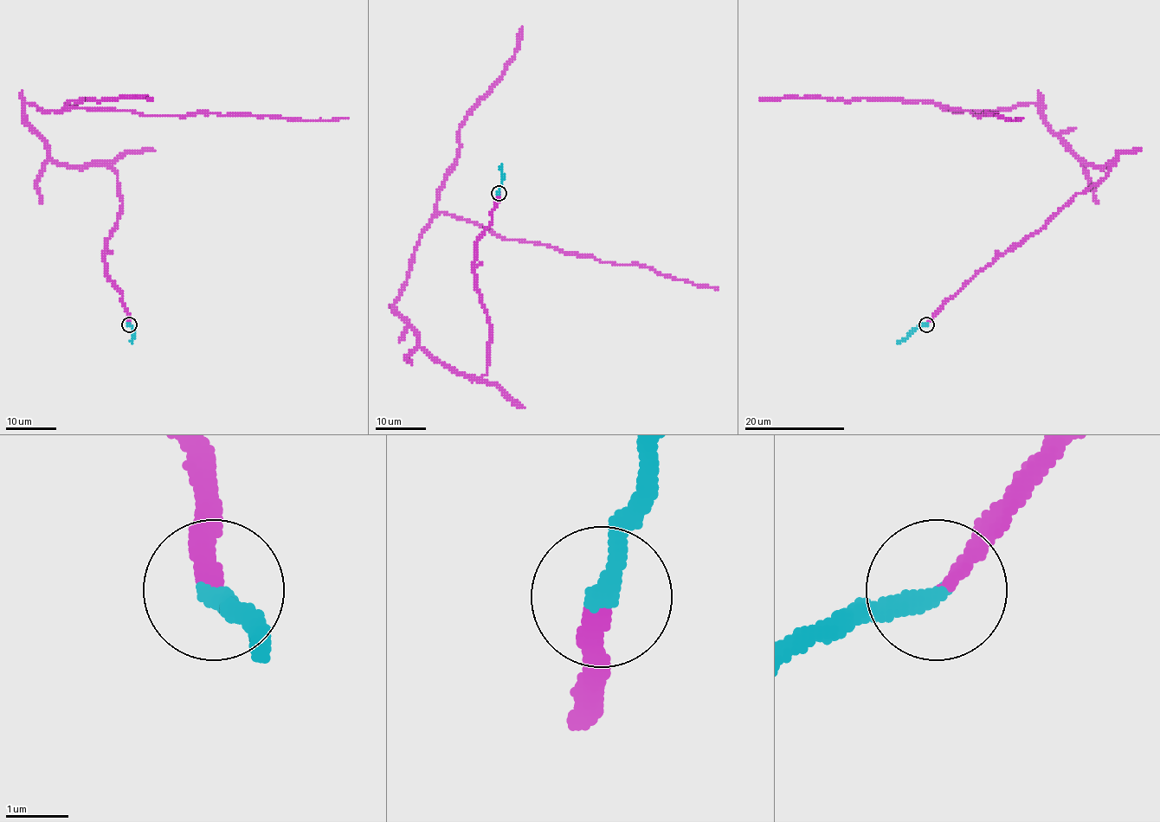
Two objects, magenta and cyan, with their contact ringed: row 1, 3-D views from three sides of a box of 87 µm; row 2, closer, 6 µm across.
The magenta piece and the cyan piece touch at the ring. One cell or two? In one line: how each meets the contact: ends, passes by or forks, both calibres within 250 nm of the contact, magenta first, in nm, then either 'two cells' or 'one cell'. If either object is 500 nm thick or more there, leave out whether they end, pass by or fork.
magenta ends | cyan ends | 260/320 nm | one cell

